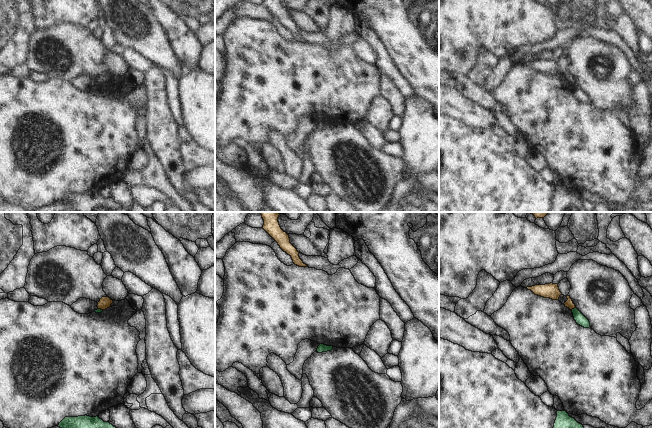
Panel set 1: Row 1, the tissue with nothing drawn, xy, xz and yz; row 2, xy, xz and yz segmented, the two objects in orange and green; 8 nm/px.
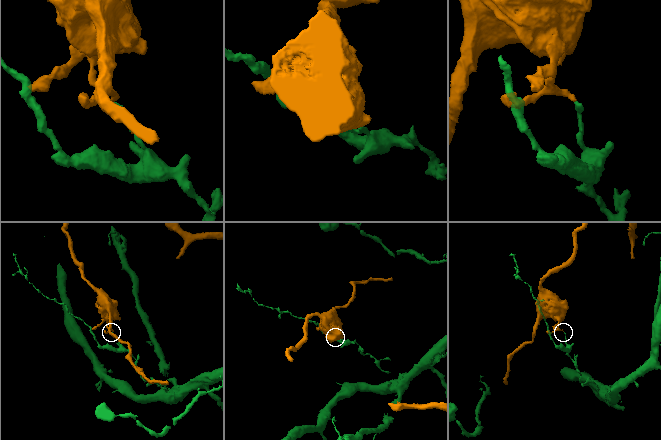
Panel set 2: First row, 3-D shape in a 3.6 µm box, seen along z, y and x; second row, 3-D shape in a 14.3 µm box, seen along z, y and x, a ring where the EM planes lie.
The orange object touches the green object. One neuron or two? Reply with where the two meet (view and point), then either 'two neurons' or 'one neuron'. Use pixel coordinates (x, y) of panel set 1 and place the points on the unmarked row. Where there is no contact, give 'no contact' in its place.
yz (573, 84) | two neurons

